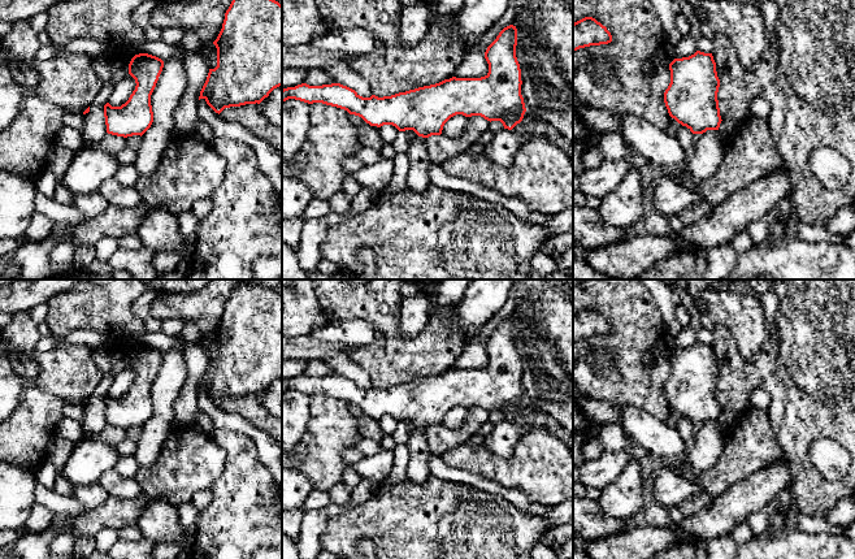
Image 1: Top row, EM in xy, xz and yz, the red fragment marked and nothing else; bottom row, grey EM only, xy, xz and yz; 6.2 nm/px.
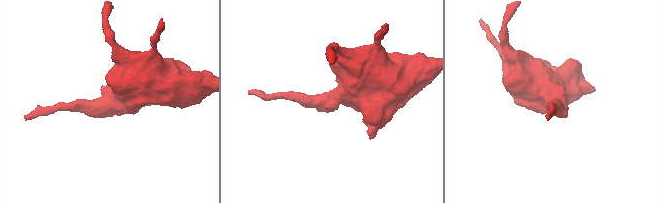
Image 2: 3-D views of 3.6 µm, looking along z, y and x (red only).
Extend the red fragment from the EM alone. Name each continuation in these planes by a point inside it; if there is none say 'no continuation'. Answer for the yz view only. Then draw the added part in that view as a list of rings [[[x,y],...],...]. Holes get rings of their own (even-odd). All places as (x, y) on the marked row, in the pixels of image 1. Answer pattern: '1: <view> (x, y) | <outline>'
no continuation

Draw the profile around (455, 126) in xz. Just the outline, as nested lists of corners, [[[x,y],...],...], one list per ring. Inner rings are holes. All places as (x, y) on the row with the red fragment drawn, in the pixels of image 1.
[[[456,114],[444,124],[442,135],[459,138],[465,133],[466,125],[468,125],[468,117],[463,114]]]

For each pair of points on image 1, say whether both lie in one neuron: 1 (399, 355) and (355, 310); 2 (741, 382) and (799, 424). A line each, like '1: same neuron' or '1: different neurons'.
1: same neuron
2: same neuron

